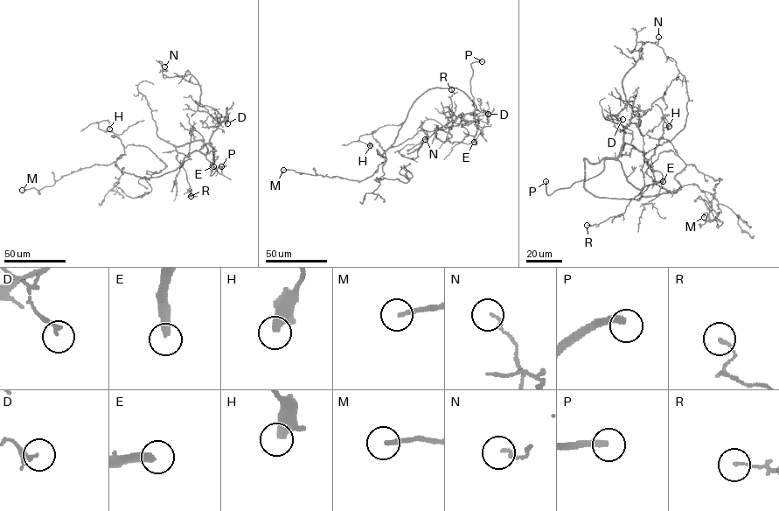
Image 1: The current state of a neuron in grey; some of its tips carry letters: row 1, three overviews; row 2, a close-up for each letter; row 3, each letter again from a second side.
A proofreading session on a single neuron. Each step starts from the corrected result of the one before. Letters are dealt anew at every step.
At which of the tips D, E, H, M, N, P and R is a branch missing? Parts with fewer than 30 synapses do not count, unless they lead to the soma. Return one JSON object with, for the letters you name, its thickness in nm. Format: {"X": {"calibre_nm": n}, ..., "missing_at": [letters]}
{"E": {"calibre_nm": 320}, "M": {"calibre_nm": 180}, "P": {"calibre_nm": 300}, "missing_at": ["E", "M", "P"]}

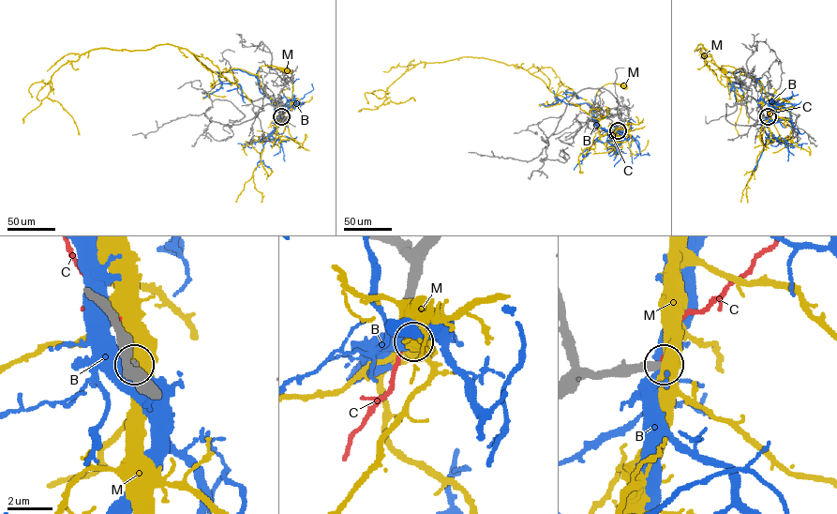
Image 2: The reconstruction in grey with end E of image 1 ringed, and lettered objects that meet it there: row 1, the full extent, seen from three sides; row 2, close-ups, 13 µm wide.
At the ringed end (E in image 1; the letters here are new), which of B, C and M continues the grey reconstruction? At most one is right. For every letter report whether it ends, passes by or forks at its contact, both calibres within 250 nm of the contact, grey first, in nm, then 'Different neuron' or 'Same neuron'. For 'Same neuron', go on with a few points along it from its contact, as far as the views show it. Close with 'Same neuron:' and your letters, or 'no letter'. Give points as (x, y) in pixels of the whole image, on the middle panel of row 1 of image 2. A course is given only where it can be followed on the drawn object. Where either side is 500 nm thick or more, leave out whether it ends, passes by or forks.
B: Thickness 380 nm (grey) against 600 nm. Different neuron
C: It ends there. Thickness 360 nm (grey) against 180 nm. Different neuron
M: Thickness 360 nm (grey) against 600 nm. Different neuron
Same neuron: no letter

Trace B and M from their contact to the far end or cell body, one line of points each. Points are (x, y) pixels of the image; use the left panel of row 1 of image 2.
B: (281, 116), (261, 92), (256, 76), (239, 69), (221, 72), (218, 76), (222, 83), (239, 83), (245, 102)
M: (281, 116), (280, 109), (261, 88), (257, 77), (261, 66), (288, 70)

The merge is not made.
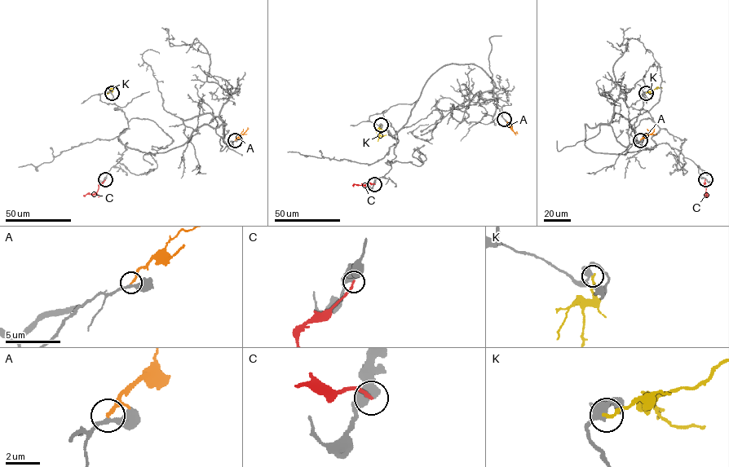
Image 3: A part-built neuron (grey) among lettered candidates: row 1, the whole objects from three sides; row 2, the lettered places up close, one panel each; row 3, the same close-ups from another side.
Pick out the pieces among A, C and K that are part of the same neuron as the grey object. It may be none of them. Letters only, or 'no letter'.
no letter

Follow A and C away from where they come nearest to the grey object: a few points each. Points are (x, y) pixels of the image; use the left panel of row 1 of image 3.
A: (235, 140), (248, 127)
C: (105, 179), (95, 192), (84, 196)

